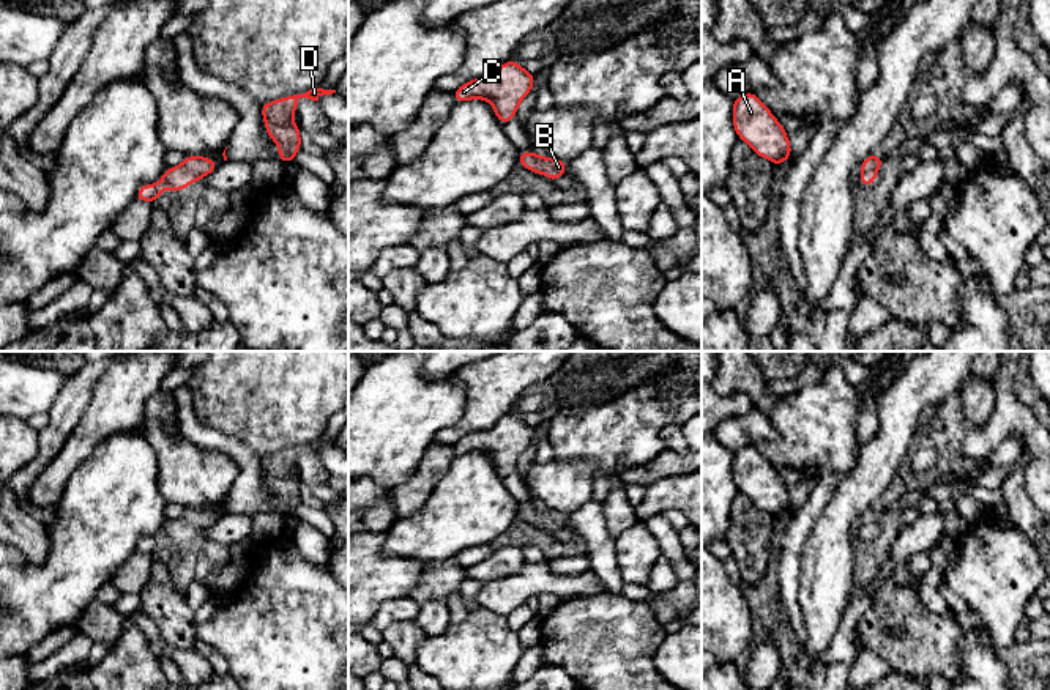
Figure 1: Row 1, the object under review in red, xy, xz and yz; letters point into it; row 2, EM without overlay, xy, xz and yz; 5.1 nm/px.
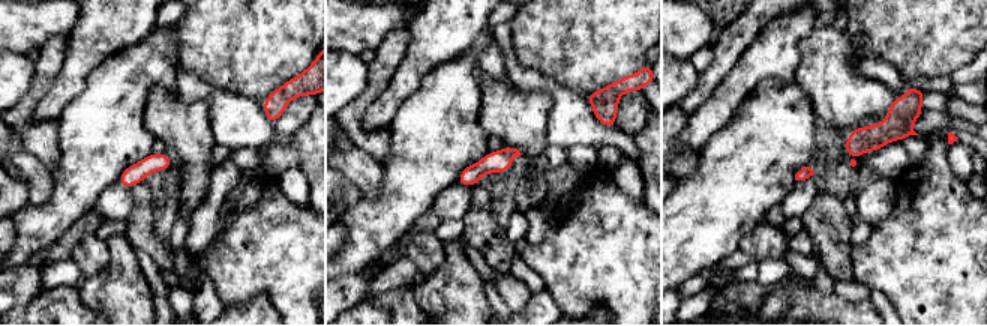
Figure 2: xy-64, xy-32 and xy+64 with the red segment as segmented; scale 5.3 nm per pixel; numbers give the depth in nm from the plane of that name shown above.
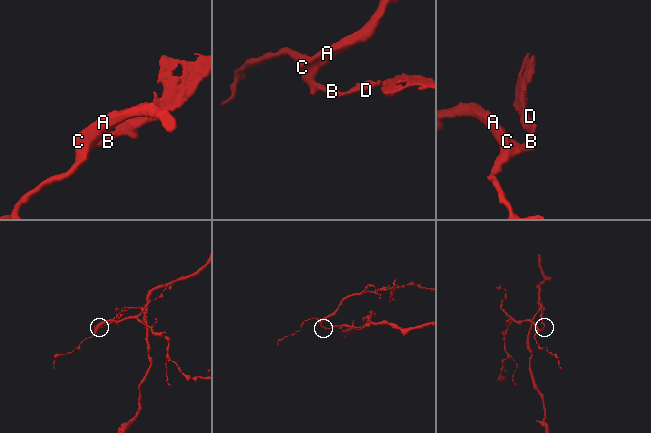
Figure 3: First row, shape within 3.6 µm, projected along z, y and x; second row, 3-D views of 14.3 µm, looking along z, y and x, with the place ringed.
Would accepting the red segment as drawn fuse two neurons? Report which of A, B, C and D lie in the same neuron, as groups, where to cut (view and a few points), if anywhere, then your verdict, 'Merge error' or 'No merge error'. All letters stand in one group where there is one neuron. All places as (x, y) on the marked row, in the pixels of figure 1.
Groups: A B C D. No split. No merge error

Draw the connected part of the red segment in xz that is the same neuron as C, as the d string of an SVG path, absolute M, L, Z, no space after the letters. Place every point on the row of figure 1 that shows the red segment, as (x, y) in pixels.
M508 60L489 77L468 80L454 93L456 102L486 99L492 104L498 121L505 126L517 113L522 99L533 90L534 74Z

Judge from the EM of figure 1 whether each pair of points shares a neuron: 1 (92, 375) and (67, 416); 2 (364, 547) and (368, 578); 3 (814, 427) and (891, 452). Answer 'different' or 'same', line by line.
1: same
2: same
3: different

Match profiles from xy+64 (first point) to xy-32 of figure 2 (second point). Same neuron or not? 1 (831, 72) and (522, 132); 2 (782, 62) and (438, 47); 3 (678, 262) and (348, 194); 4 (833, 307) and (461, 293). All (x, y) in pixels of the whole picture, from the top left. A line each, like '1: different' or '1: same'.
1: same
2: same
3: different
4: different

